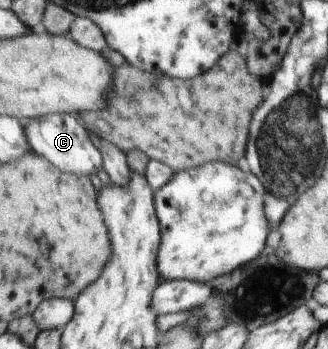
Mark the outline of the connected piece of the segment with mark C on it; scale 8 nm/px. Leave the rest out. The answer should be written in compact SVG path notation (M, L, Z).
M55 113L46 118L40 117L27 121L30 143L34 152L48 158L62 172L70 174L96 174L105 169L105 159L98 146L93 142L91 132L71 113Z

